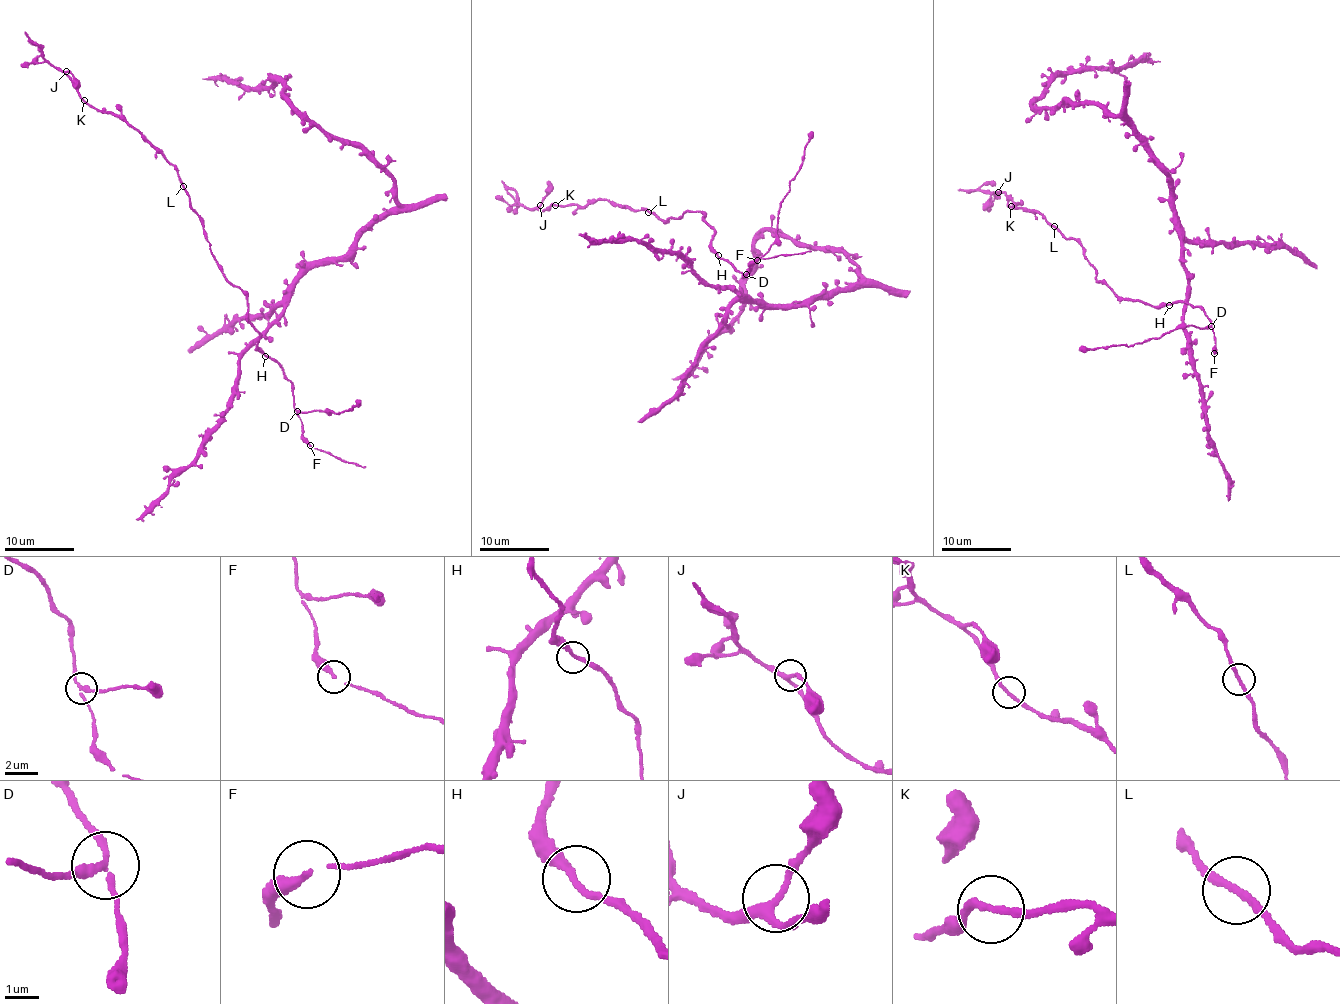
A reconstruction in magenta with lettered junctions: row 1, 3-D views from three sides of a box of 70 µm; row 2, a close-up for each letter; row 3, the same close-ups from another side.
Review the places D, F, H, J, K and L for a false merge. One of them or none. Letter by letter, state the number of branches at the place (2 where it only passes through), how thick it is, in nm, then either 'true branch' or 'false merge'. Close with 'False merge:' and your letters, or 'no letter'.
D: 3 | 200 nm | false merge
F: 2 | 200 nm | true branch
H: 2 | 200 nm | true branch
J: 3 | 240 nm | true branch
K: 2 | 200 nm | true branch
L: 2 | 190 nm | true branch
False merge: D

